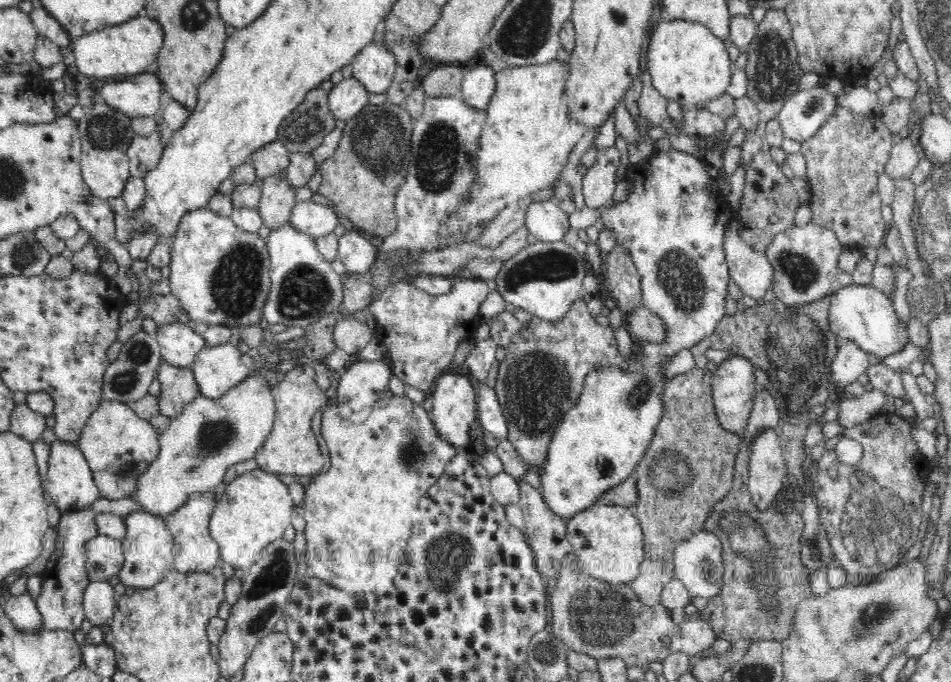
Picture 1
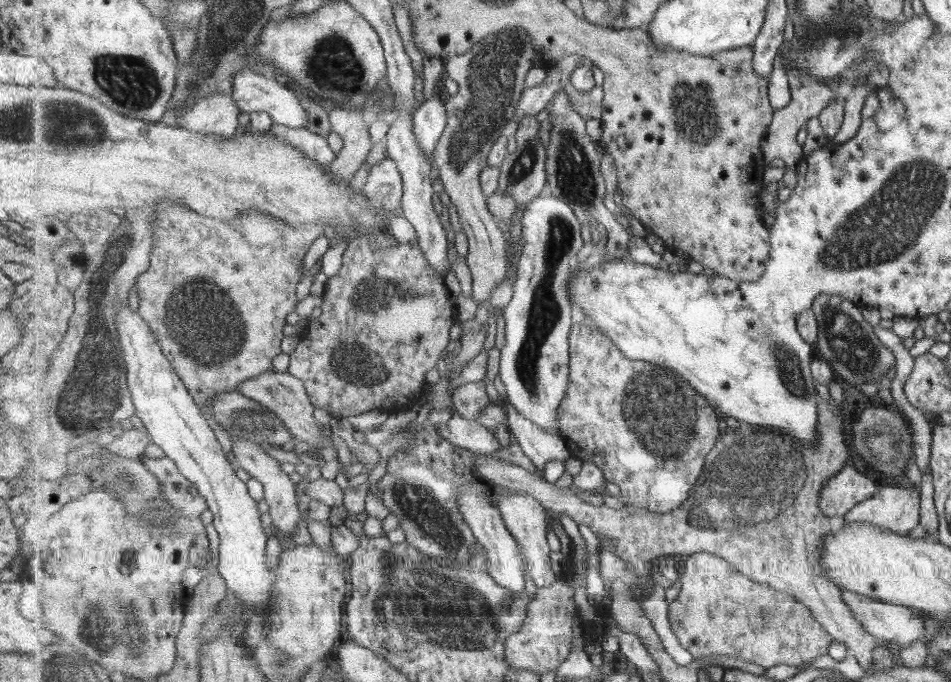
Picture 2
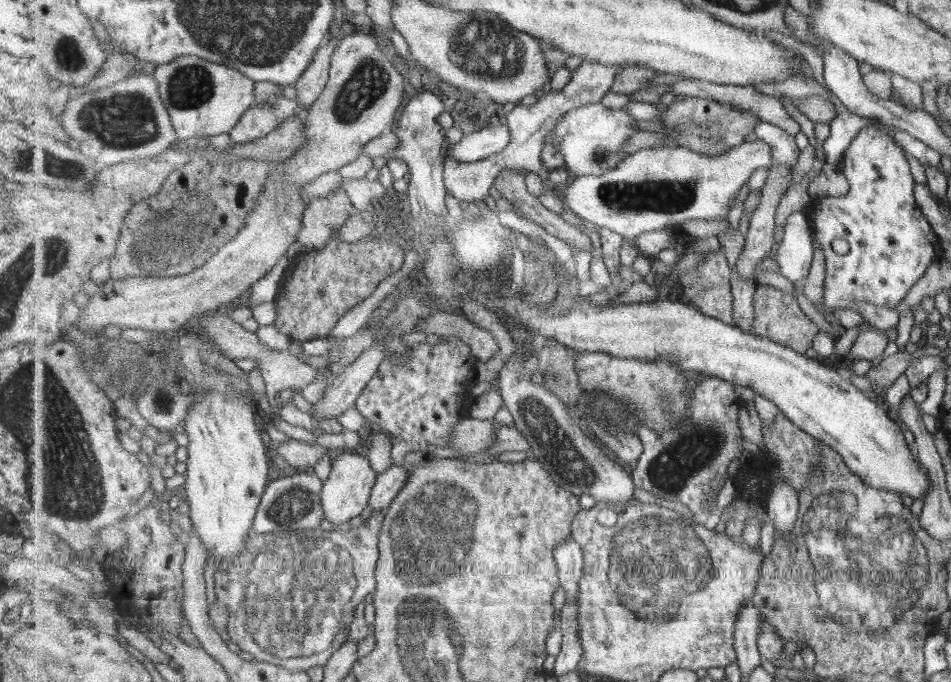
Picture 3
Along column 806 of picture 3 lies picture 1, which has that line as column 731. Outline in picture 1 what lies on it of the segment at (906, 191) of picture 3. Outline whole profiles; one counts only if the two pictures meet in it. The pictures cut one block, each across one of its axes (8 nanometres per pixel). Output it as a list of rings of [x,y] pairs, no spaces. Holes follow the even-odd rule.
[[[671,148],[668,152],[654,152],[644,160],[630,164],[625,176],[632,184],[627,199],[611,208],[601,208],[600,218],[604,227],[614,233],[616,244],[630,251],[640,276],[641,302],[661,318],[666,334],[662,342],[635,338],[634,354],[630,356],[634,366],[626,369],[619,365],[602,365],[588,372],[576,406],[564,414],[554,432],[544,460],[545,466],[540,471],[540,490],[548,506],[566,520],[576,511],[596,502],[604,491],[633,475],[639,458],[654,438],[656,426],[666,414],[666,366],[674,362],[682,350],[690,349],[710,337],[725,312],[729,272],[722,240],[726,221],[733,210],[724,196],[712,198],[705,192],[703,186],[710,179],[706,165],[698,156]]]

